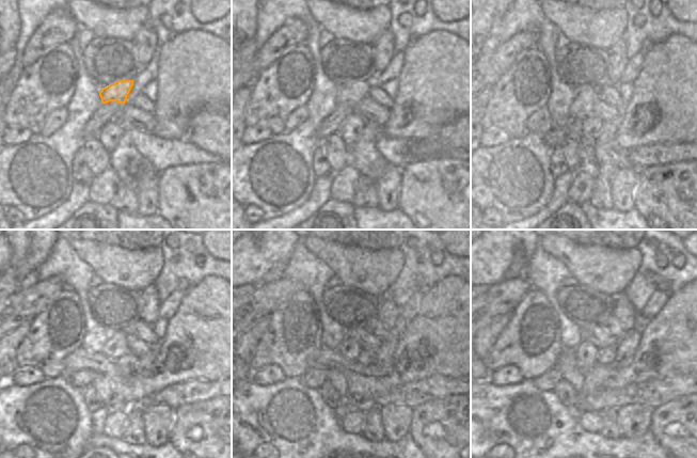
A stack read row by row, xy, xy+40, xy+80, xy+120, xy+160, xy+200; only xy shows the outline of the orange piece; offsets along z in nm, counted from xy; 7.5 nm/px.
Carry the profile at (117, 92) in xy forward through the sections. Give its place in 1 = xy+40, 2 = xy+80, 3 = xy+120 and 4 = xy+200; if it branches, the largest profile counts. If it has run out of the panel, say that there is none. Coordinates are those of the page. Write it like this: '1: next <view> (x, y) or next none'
1: next xy+40 (351, 95)
2: next xy+80 (583, 106)
3: next xy+120 (109, 350)
4: next xy+200 (586, 353)

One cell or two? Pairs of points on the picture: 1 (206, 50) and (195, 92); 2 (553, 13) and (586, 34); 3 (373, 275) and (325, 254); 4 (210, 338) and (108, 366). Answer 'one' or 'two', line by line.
1: one
2: one
3: one
4: one

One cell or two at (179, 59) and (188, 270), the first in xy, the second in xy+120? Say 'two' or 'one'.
two

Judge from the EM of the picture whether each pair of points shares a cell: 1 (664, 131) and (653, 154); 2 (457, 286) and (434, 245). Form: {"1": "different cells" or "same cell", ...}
{"1": "different cells", "2": "different cells"}

